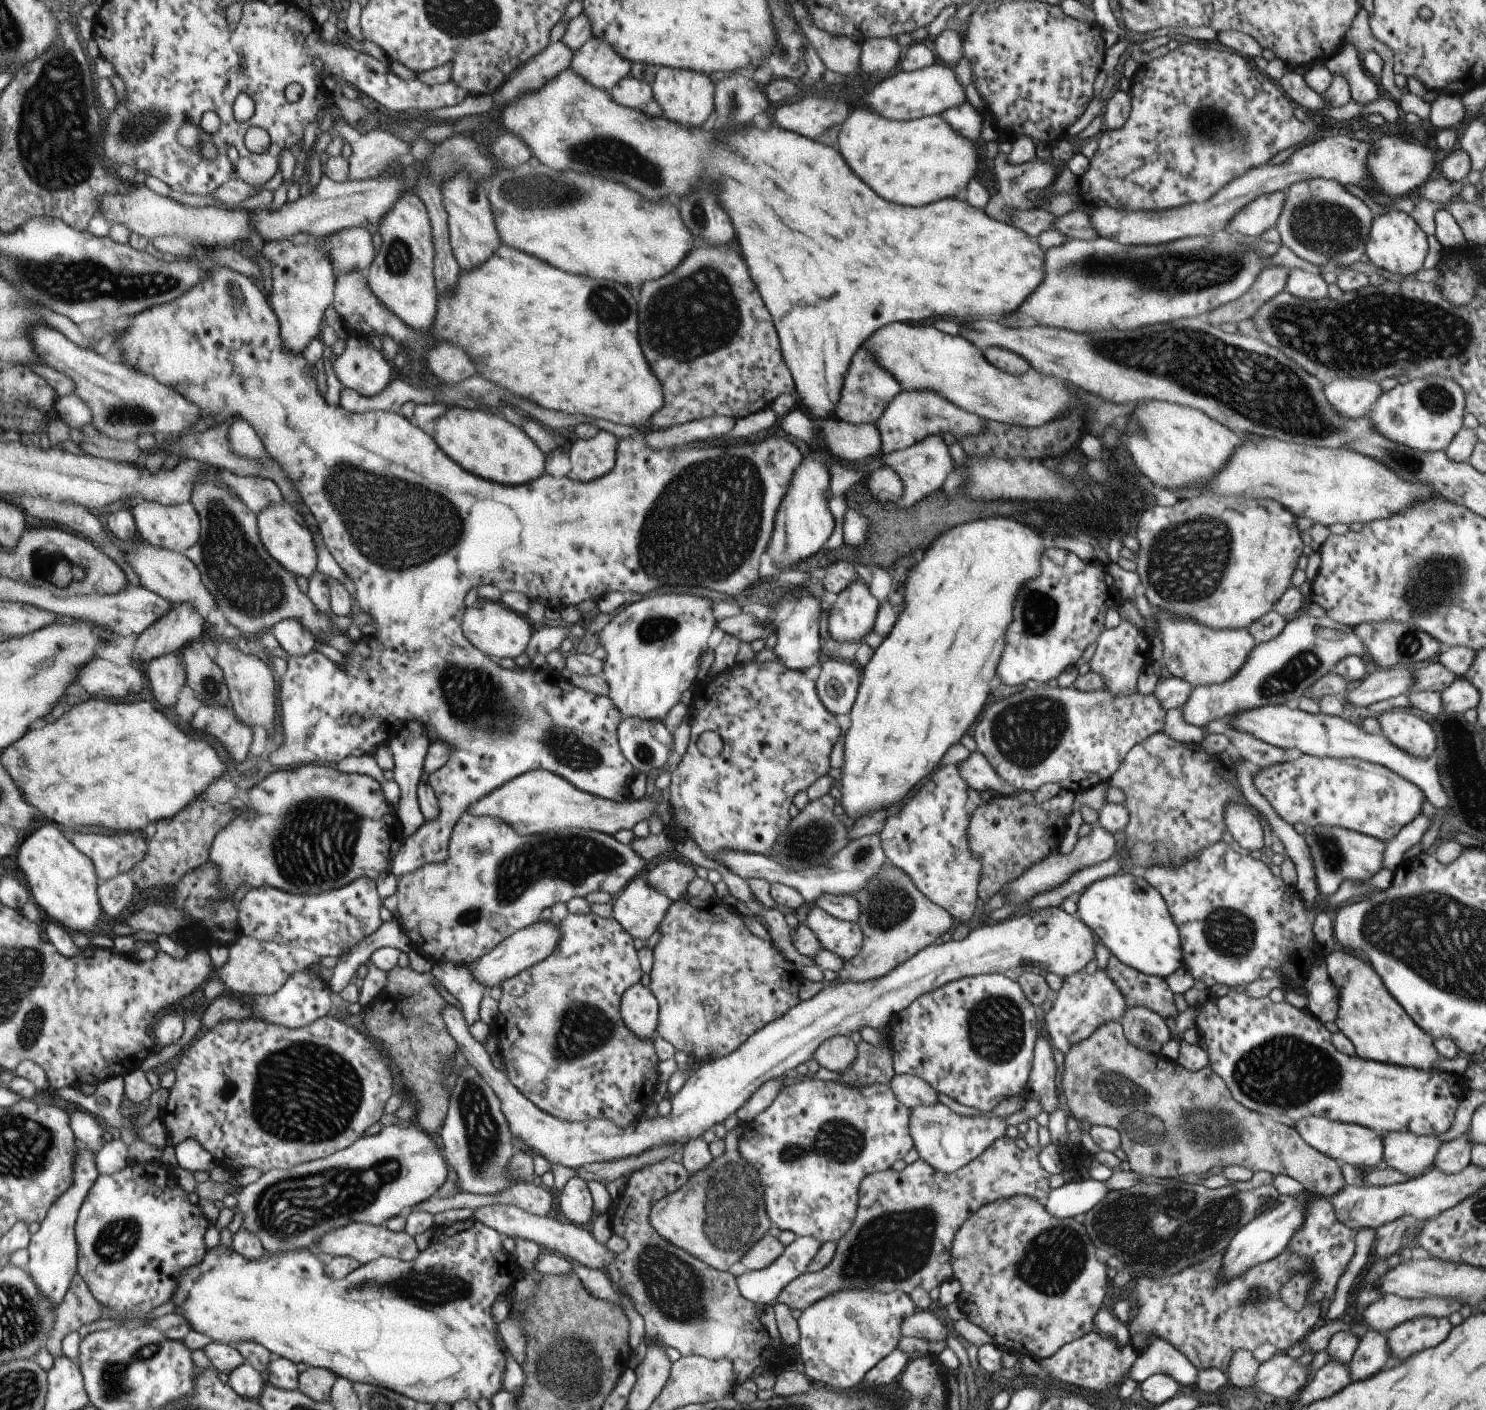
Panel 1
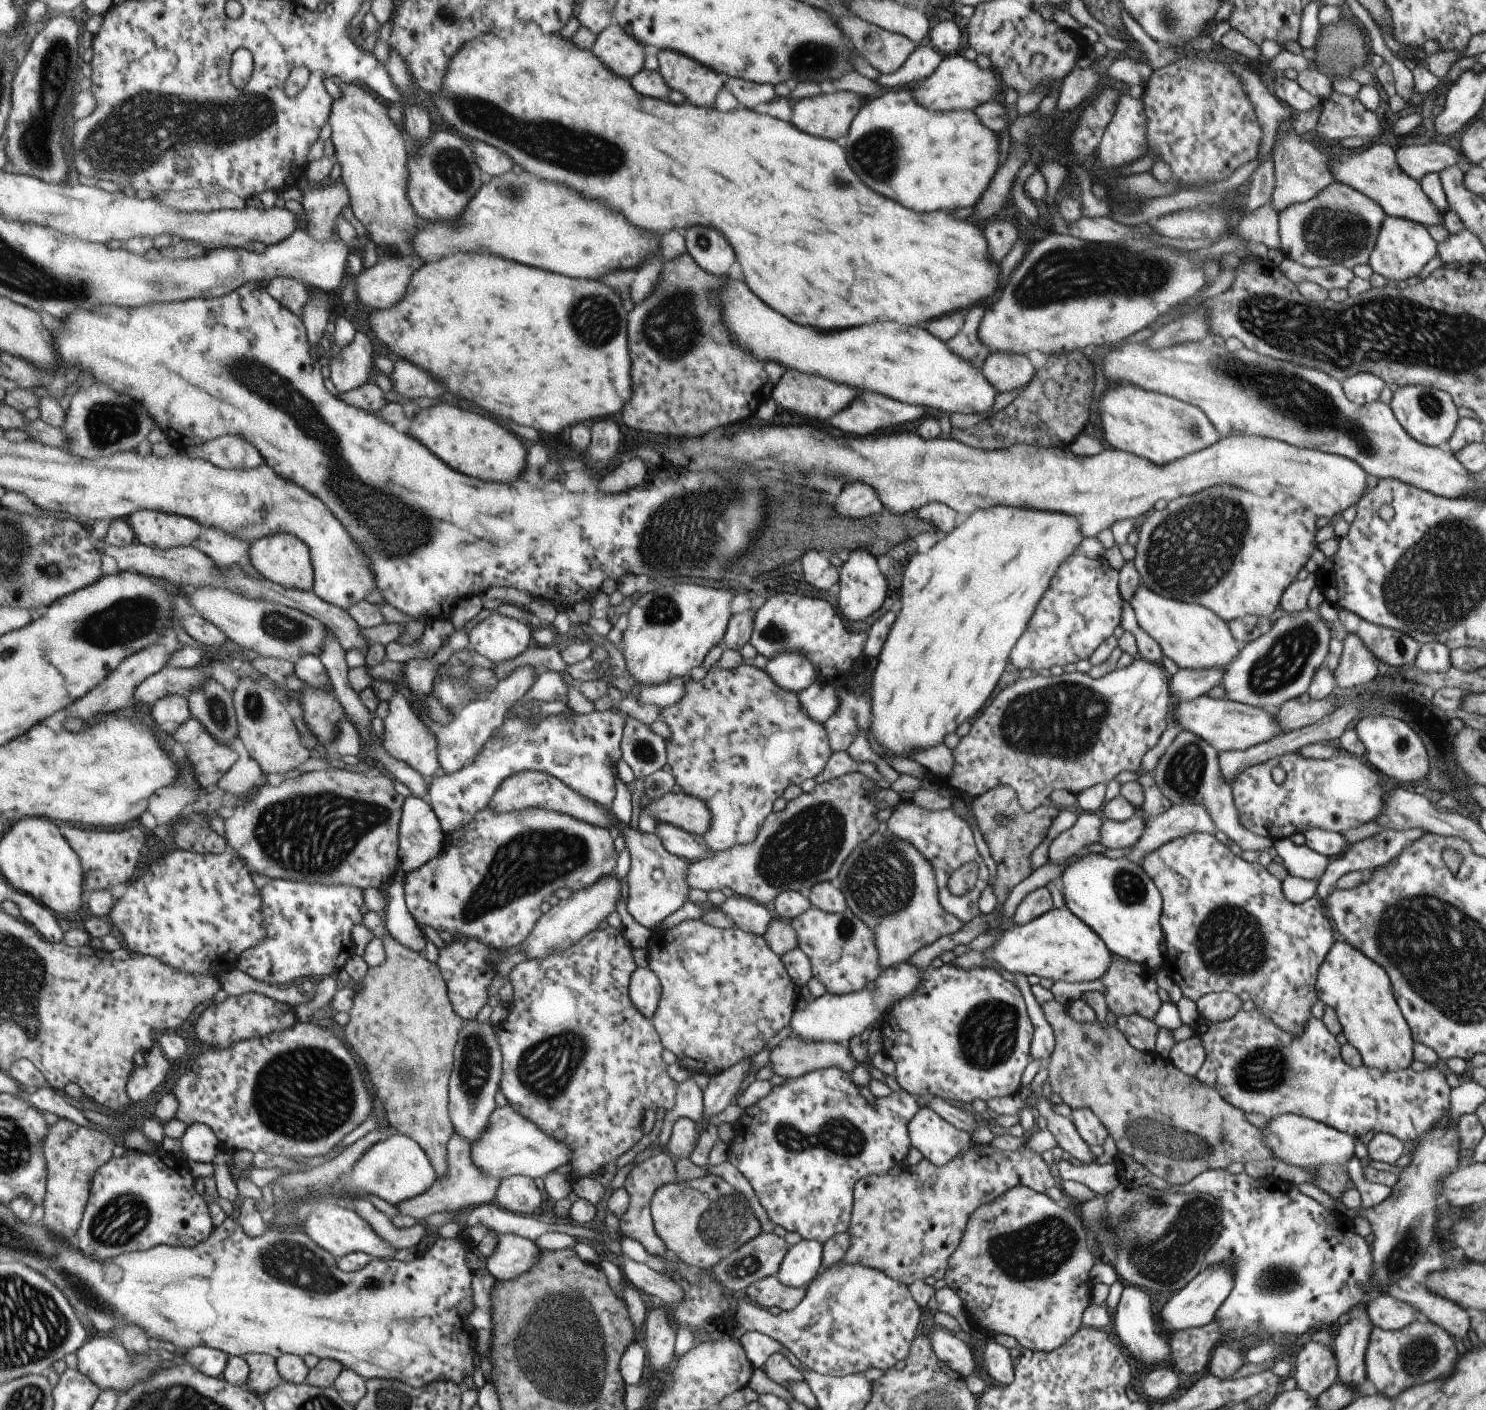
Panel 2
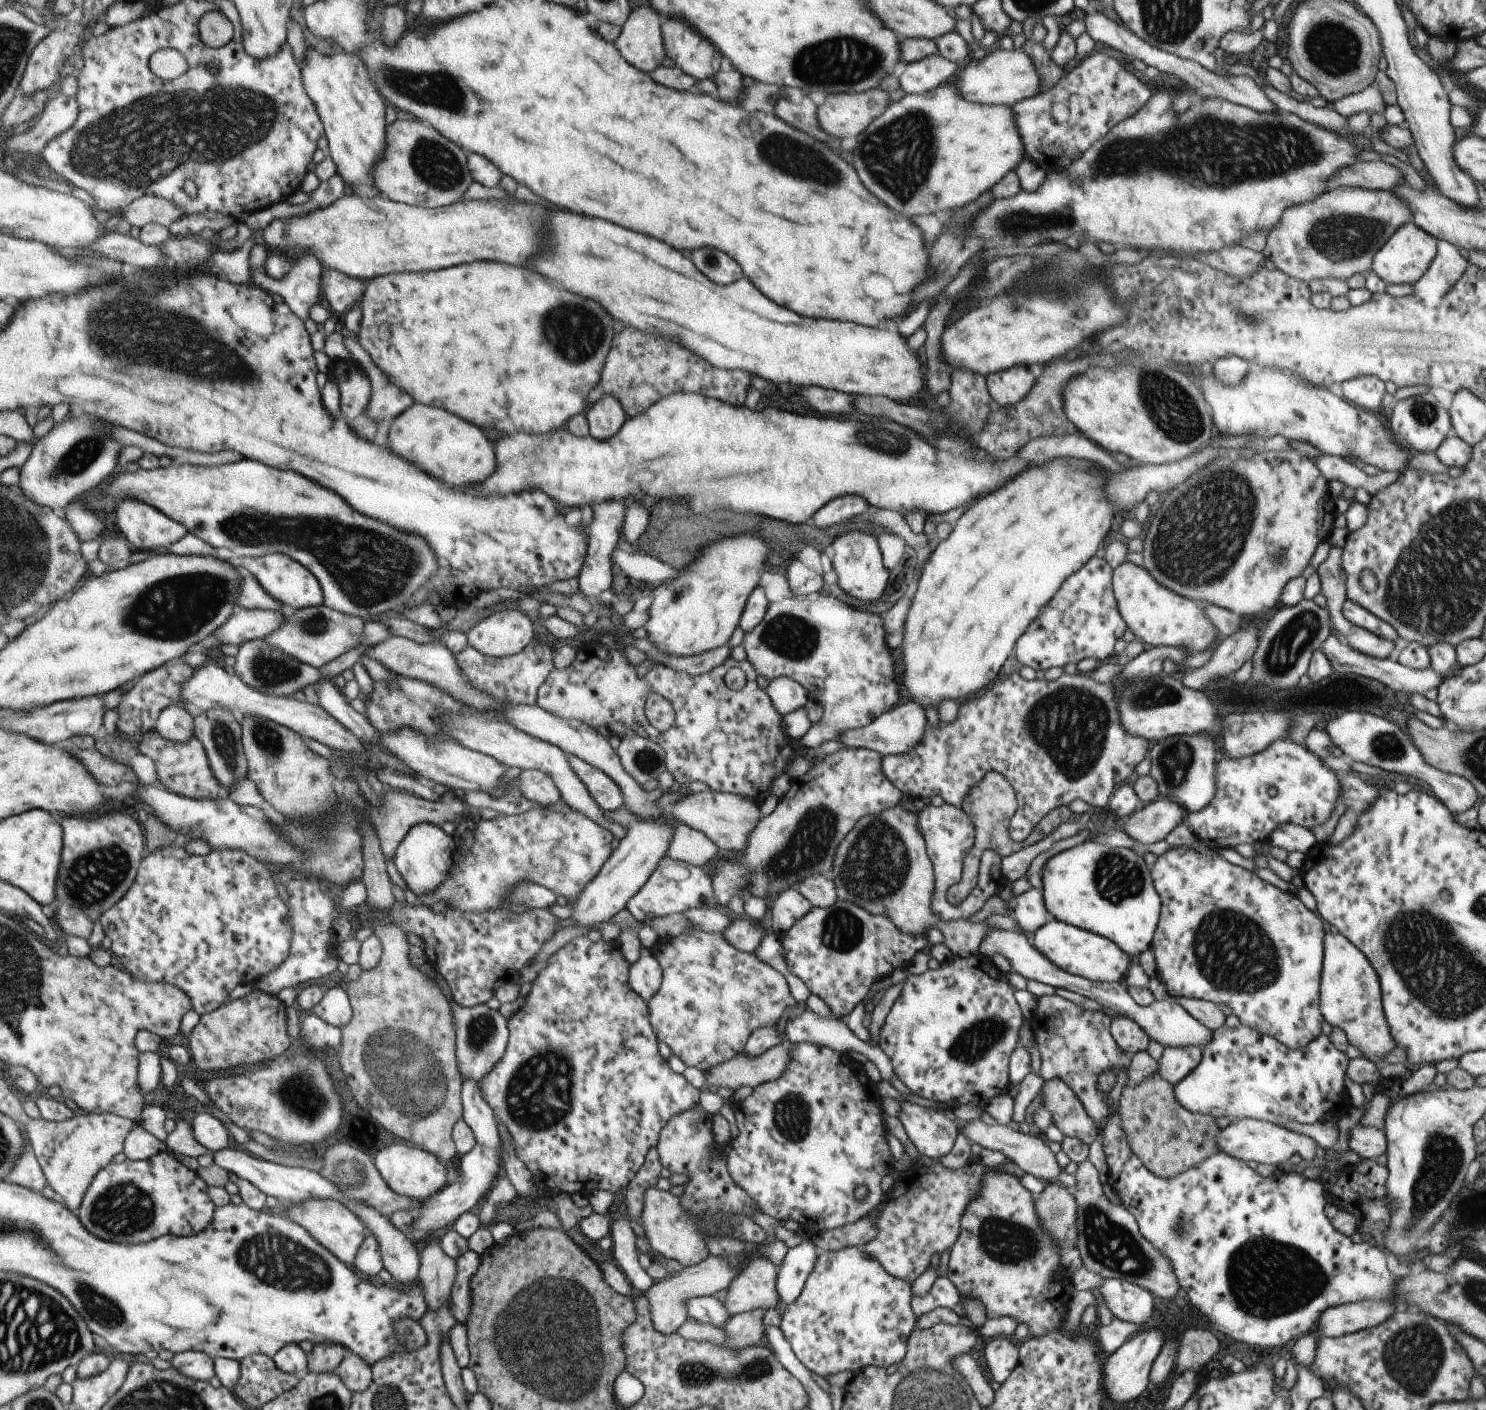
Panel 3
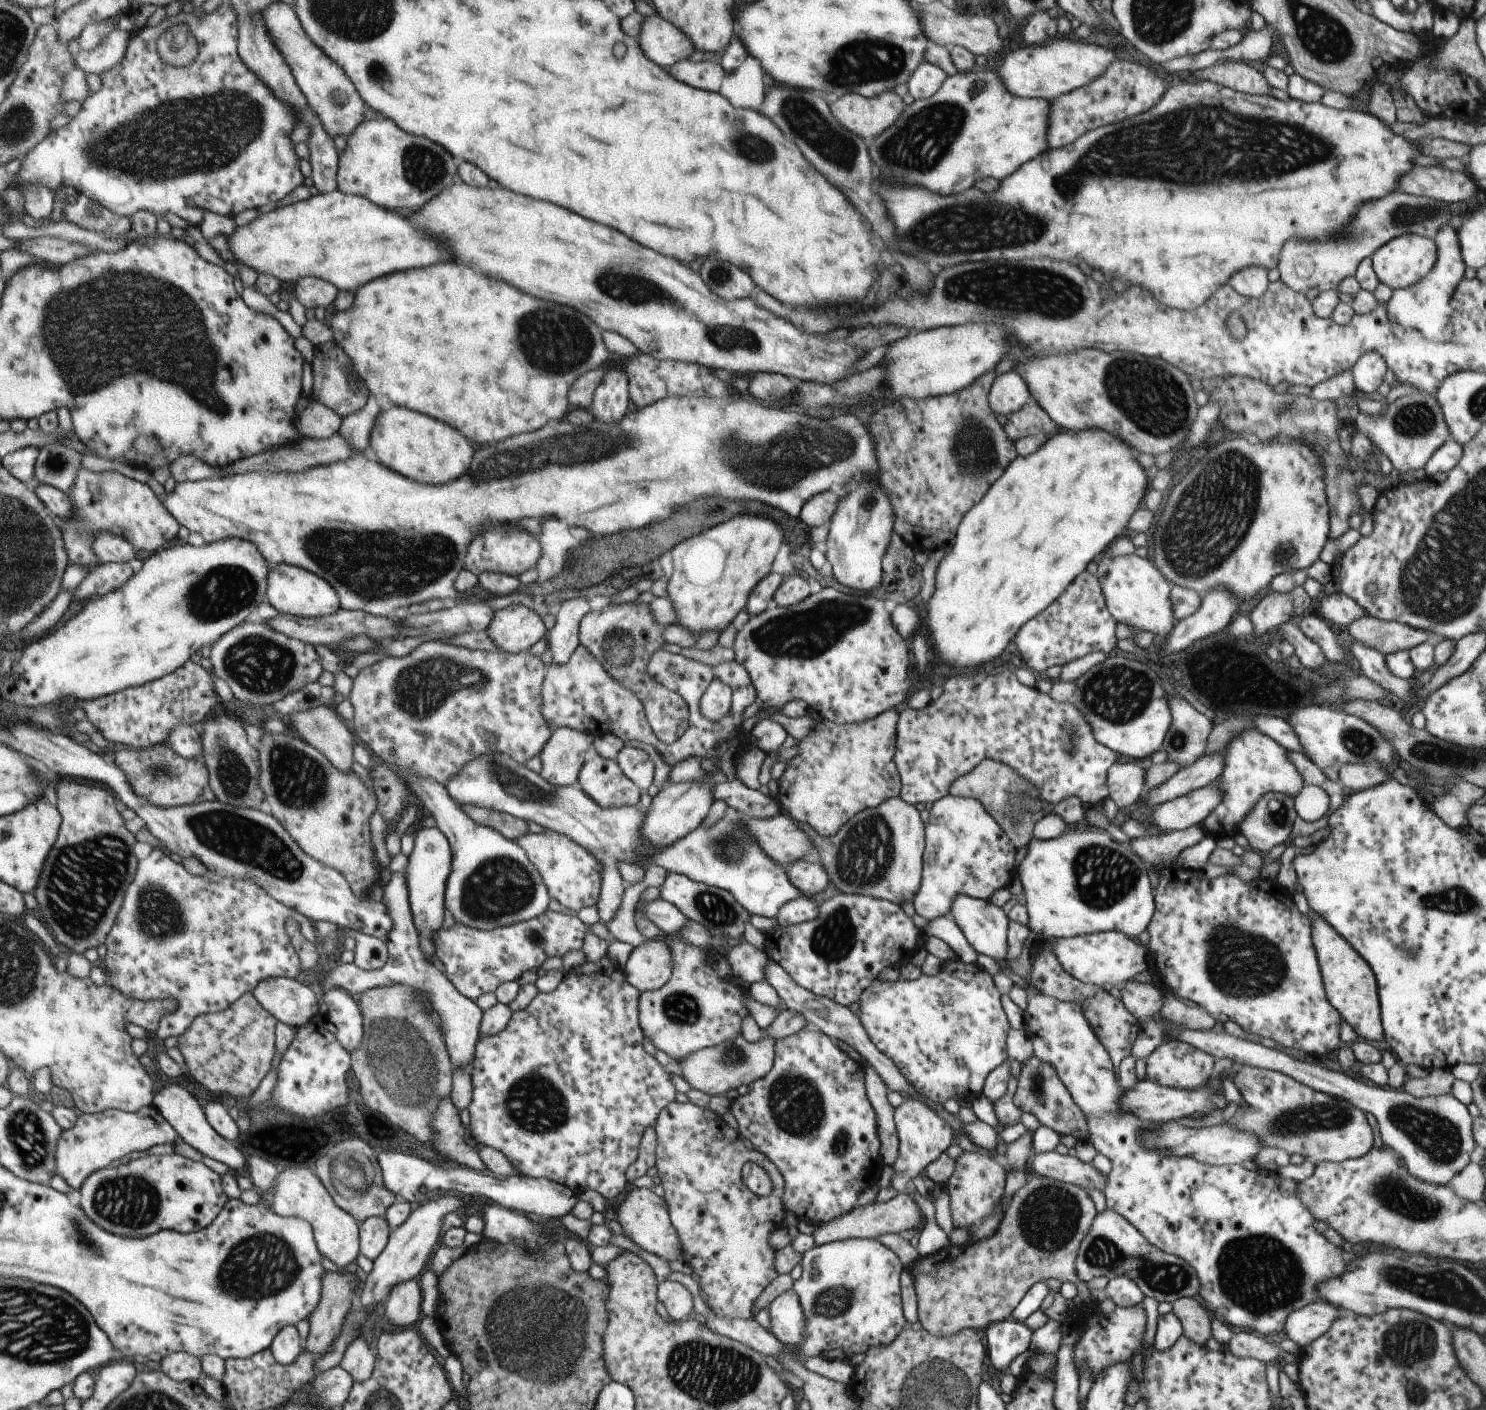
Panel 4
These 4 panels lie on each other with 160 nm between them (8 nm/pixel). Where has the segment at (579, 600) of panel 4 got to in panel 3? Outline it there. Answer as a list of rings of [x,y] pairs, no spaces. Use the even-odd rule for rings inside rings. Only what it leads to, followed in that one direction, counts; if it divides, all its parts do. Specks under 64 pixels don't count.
[[[623,500],[601,504],[593,508],[593,522],[589,524],[586,534],[586,554],[580,571],[578,572],[578,592],[589,600],[598,600],[603,590],[609,589],[611,583],[610,552],[617,545],[618,532],[623,524]]]

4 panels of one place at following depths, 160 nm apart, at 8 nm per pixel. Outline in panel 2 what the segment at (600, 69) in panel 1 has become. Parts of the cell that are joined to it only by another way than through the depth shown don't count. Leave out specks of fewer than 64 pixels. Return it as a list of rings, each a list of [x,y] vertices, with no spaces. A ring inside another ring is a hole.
[[[611,22],[596,36],[590,51],[617,76],[631,78],[643,70],[643,48],[619,23]]]

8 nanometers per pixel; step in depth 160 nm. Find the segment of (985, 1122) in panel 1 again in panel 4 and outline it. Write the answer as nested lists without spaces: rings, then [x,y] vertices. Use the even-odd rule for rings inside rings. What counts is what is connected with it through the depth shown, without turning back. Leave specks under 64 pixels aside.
[[[904,1099],[893,1108],[892,1116],[899,1144],[896,1160],[891,1166],[890,1186],[899,1193],[907,1190],[908,1183],[921,1181],[925,1167],[953,1144],[955,1132],[935,1111],[915,1099]]]

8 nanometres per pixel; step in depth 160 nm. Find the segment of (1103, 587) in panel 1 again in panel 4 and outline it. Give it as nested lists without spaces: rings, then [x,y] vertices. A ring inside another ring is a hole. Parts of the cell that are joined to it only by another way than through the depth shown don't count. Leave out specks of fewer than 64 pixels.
[[[1085,570],[1039,616],[1033,616],[1017,630],[1013,644],[1024,667],[1043,673],[1049,667],[1063,666],[1091,652],[1111,654],[1116,650],[1115,626],[1097,578]]]

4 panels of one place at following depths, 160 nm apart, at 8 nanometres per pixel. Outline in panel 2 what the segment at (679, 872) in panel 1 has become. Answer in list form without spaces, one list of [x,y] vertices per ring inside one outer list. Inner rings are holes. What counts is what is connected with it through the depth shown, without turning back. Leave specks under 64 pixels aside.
[[[858,772],[843,774],[826,782],[817,783],[811,792],[804,792],[787,801],[783,810],[771,811],[750,843],[735,845],[724,851],[715,851],[714,855],[690,862],[686,883],[690,889],[698,888],[705,892],[731,888],[739,897],[747,897],[769,908],[772,900],[785,891],[797,891],[805,897],[814,884],[833,880],[847,855],[877,830],[878,821],[875,812],[879,807],[865,796],[881,787],[882,784],[877,785],[875,781]]]

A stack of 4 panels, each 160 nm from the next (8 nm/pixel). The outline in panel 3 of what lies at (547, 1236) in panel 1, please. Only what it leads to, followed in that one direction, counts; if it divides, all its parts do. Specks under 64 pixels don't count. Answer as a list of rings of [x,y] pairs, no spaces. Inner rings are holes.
[[[717,1296],[693,1297],[686,1304],[687,1319],[723,1329],[731,1318]]]

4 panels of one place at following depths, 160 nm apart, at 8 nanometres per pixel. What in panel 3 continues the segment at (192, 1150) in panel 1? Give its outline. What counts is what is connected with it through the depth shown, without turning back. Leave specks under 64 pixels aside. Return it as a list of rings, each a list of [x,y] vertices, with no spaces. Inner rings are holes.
[[[199,1112],[193,1117],[192,1125],[195,1136],[201,1144],[204,1144],[214,1154],[222,1148],[231,1146],[229,1144],[229,1130],[219,1118],[208,1112]]]

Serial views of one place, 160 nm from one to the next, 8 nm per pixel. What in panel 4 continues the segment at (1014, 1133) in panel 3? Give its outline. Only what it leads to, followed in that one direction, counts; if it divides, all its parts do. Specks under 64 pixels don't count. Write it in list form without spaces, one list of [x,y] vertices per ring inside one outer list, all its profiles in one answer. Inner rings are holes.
[[[1054,1151],[1032,1152],[1027,1160],[1026,1169],[1034,1175],[1081,1189],[1103,1191],[1107,1182],[1105,1174],[1097,1172],[1091,1163],[1084,1164],[1073,1156],[1060,1156]]]

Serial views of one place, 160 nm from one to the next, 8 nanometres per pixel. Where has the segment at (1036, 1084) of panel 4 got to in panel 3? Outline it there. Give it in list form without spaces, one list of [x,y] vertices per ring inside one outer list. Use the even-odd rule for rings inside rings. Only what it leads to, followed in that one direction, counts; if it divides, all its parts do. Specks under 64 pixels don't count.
[[[1057,1077],[1042,1082],[1038,1094],[1042,1108],[1048,1112],[1051,1124],[1065,1136],[1091,1144],[1098,1135],[1091,1119],[1085,1114],[1075,1093]]]

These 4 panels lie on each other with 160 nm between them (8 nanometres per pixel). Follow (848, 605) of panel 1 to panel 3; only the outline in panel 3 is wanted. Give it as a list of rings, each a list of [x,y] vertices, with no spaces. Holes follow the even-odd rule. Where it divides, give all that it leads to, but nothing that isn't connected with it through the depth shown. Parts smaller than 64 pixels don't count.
[[[851,530],[841,533],[828,542],[827,552],[837,575],[836,584],[841,590],[861,602],[873,602],[882,595],[887,584],[888,570],[883,566],[878,539],[872,531]]]

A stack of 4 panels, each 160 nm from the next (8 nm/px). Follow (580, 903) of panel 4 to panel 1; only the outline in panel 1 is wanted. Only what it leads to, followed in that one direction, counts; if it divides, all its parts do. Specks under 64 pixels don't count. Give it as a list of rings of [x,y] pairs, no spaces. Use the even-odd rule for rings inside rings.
[[[469,813],[463,814],[455,823],[451,831],[450,839],[448,840],[448,851],[446,857],[441,862],[425,863],[413,872],[401,875],[399,880],[396,880],[396,889],[394,895],[397,899],[397,907],[394,917],[399,924],[404,928],[408,936],[410,950],[429,959],[432,963],[449,961],[451,964],[465,966],[468,968],[468,963],[474,958],[479,958],[493,950],[505,937],[508,937],[517,929],[529,926],[539,920],[541,910],[545,907],[550,907],[555,902],[564,902],[571,900],[574,896],[584,898],[589,892],[601,890],[609,895],[617,894],[633,877],[636,877],[643,872],[646,867],[646,861],[638,858],[631,850],[629,844],[621,844],[612,835],[600,833],[597,831],[583,830],[578,828],[564,828],[556,831],[547,831],[535,833],[534,835],[521,836],[517,834],[509,825],[505,824],[501,819],[488,816],[473,816]]]

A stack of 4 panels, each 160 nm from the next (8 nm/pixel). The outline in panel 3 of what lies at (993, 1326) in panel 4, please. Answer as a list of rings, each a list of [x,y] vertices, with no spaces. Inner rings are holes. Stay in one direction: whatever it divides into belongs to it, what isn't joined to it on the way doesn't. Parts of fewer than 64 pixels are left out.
[[[997,1336],[991,1337],[984,1346],[983,1360],[995,1382],[1001,1384],[1017,1366],[1019,1344],[1010,1337]]]

